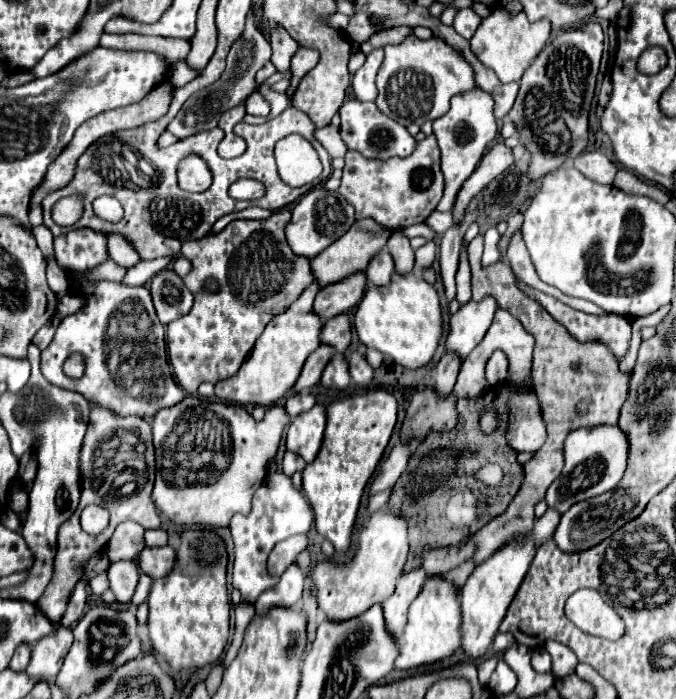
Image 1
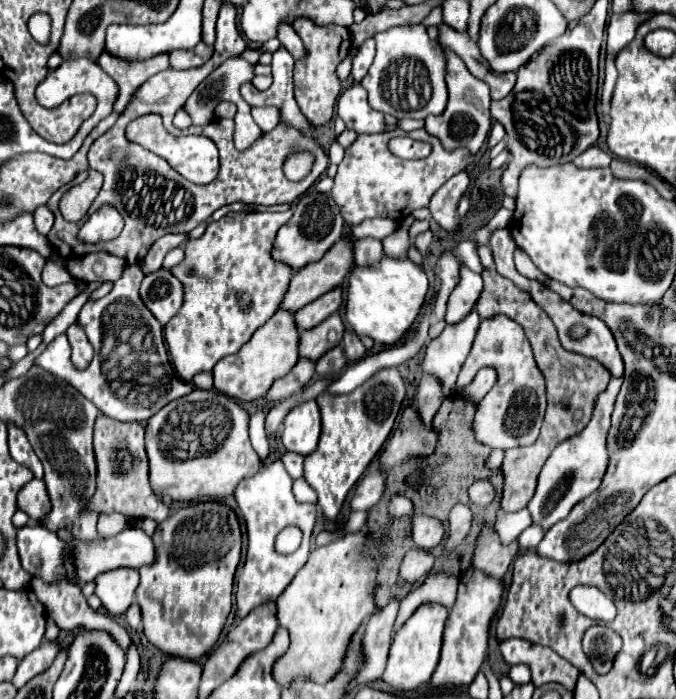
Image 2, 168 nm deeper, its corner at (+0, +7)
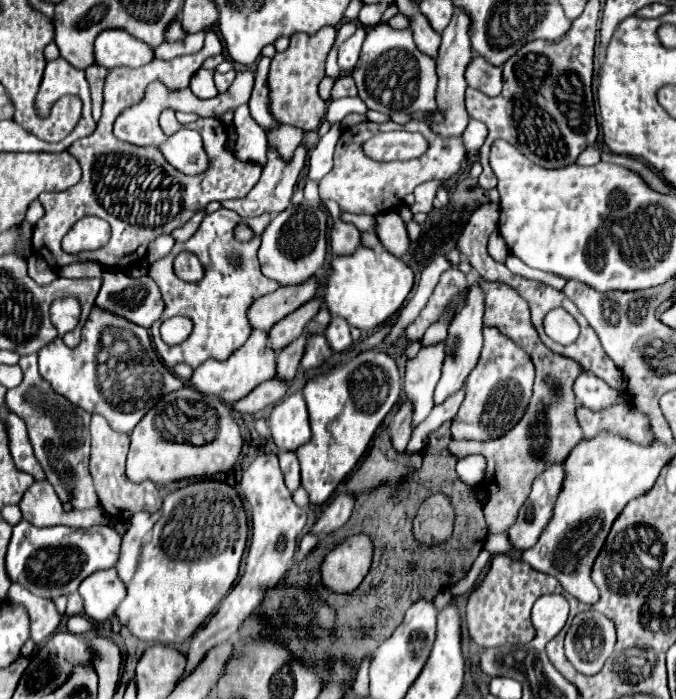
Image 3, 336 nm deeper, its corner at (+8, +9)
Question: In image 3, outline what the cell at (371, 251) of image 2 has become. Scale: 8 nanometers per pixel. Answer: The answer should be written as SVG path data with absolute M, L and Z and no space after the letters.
M336 221L332 225L330 245L332 245L332 253L334 255L352 255L358 247L362 247L360 231L350 223Z

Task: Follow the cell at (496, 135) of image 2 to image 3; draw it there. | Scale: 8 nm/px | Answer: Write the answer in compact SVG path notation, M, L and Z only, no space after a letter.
M472 119L462 137L464 137L468 151L478 151L484 145L484 139L488 137L488 127L484 127L484 123Z

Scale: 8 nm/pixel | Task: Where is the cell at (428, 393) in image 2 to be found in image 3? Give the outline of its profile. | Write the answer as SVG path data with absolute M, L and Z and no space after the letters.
M404 401L400 411L394 415L390 423L390 433L392 433L392 445L396 451L404 451L410 435L412 435L412 403Z

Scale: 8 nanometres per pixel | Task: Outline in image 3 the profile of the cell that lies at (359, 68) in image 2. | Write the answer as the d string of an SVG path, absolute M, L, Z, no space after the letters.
M358 27L356 33L340 47L340 51L338 51L338 65L340 65L342 71L350 73L356 67L358 57L360 57L360 49L362 49L362 43L364 43L364 37L366 37L366 29Z

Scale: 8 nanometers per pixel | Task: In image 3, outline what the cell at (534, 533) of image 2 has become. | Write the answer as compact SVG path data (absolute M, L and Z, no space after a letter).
M490 533L484 547L486 547L488 551L492 551L494 555L496 555L496 553L510 553L510 551L514 549L512 543L510 543L510 539L508 539L508 533L498 533L498 535Z

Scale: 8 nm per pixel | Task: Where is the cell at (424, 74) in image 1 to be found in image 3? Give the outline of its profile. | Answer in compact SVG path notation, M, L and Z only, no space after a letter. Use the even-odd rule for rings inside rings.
M388 23L370 27L362 47L360 61L352 71L352 77L358 87L358 97L368 105L368 109L388 115L396 111L404 111L408 115L416 111L436 111L436 61L418 51L410 29L392 29ZM410 73L414 73L414 77L408 79L406 75Z

